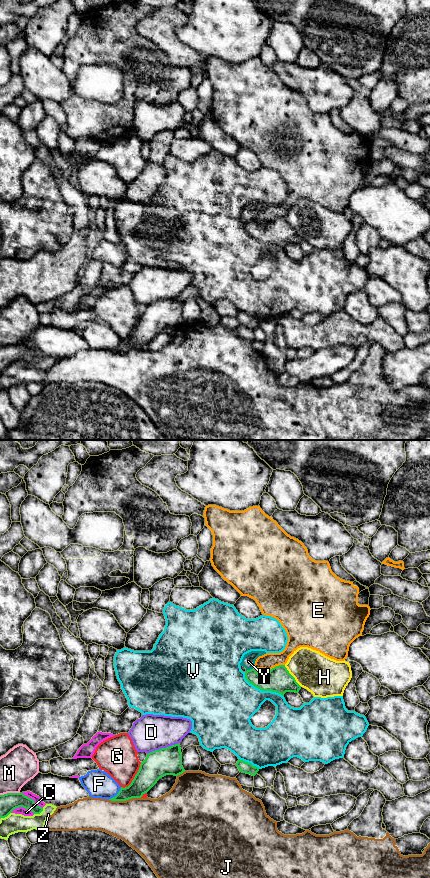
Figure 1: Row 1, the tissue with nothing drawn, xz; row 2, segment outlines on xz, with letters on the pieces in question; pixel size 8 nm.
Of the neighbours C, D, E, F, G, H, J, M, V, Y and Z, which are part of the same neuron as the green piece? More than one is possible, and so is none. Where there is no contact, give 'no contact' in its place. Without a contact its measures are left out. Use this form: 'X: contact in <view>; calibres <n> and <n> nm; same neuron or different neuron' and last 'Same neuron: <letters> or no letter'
C: contact in xz; calibres 140 and 60 nm; different neuron
D: contact in xz; calibres 220 and 280 nm; different neuron
E: contact in xz; calibres 200 and 130 nm; different neuron
F: contact in xz; calibres 170 and 220 nm; different neuron
G: contact in xz; calibres 220 and 320 nm; different neuron
H: contact in xz; calibres 200 and 320 nm; different neuron
J: contact in xz; calibres 170 and 420 nm; different neuron
M: contact in xz; calibres 140 and 300 nm; different neuron
V: contact in xz; calibres 200 and 400 nm; different neuron
Y: contact in xz; calibres 200 and 110 nm; different neuron
Z: contact in xz; calibres 140 and 160 nm; different neuron
Same neuron: no letter

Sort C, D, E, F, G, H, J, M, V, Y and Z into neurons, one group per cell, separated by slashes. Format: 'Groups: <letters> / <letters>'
Groups: C Z / D / E / F / G / H / J / M / V / Y

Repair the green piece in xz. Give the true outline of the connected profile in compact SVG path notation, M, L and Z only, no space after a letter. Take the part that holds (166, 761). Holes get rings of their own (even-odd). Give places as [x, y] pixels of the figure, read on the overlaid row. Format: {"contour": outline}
{"contour": "M180 744L161 748L147 754L140 764L140 768L128 787L121 787L118 794L109 799L111 801L126 801L132 798L141 798L157 781L166 776L178 776L185 772L182 766Z"}

